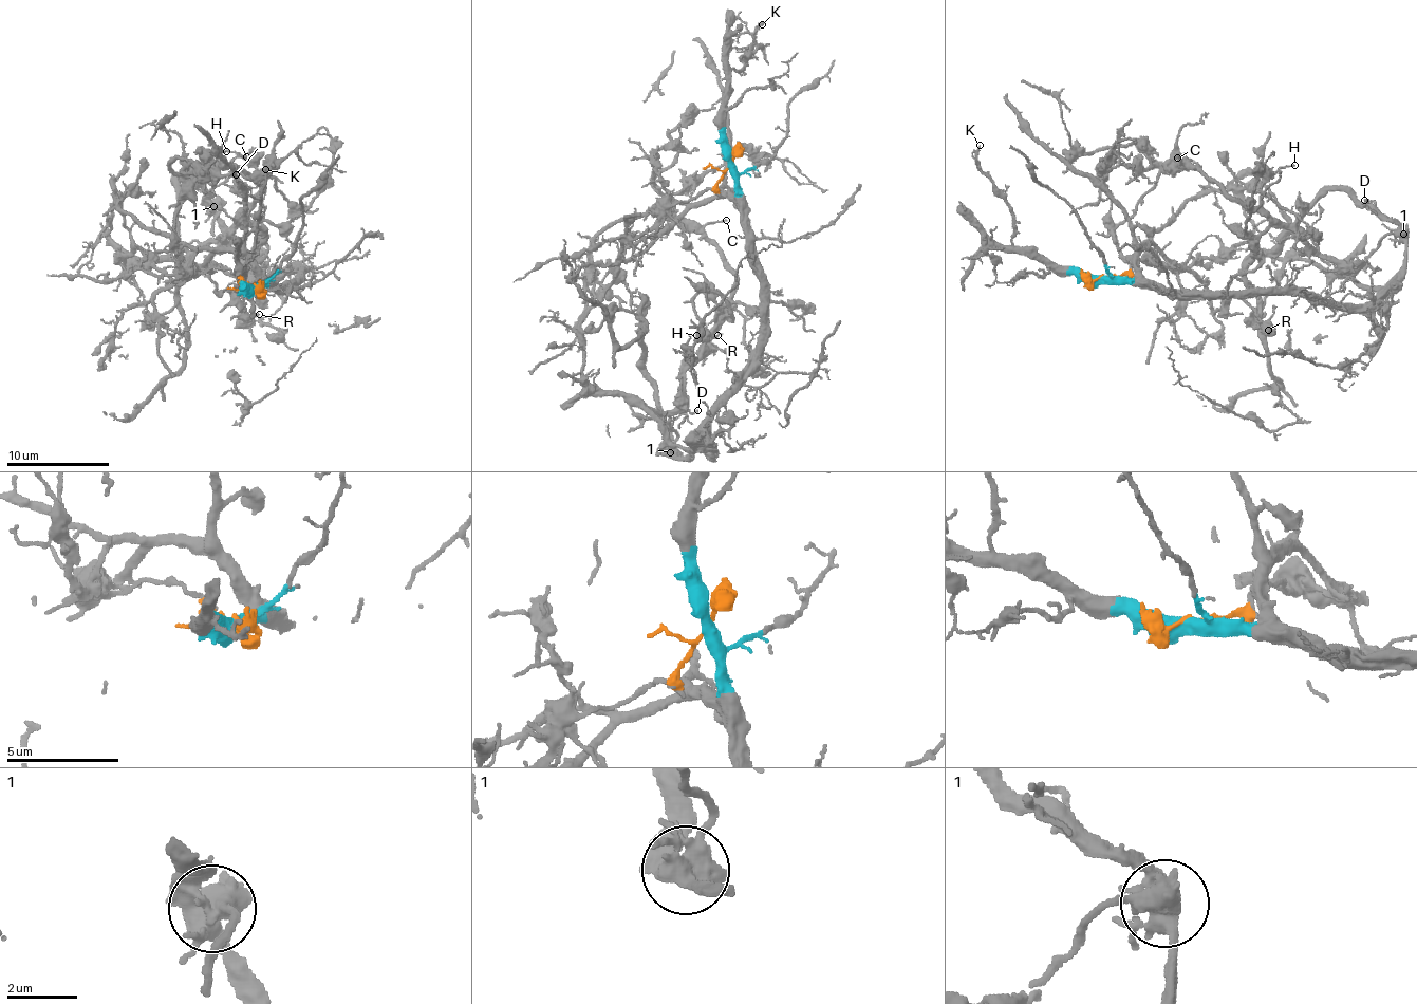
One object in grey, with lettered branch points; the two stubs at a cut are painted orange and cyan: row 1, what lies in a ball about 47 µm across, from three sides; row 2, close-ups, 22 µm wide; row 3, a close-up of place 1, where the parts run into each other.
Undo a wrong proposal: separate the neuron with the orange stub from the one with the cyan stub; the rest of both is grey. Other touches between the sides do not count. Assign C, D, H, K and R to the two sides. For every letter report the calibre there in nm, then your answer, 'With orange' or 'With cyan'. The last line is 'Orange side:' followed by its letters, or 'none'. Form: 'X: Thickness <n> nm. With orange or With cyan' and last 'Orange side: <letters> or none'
C: Thickness 140 nm. With orange
D: Thickness 170 nm. With cyan
H: Thickness 140 nm. With orange
K: Thickness 180 nm. With cyan
R: Thickness 170 nm. With orange
Orange side: C, H, R

